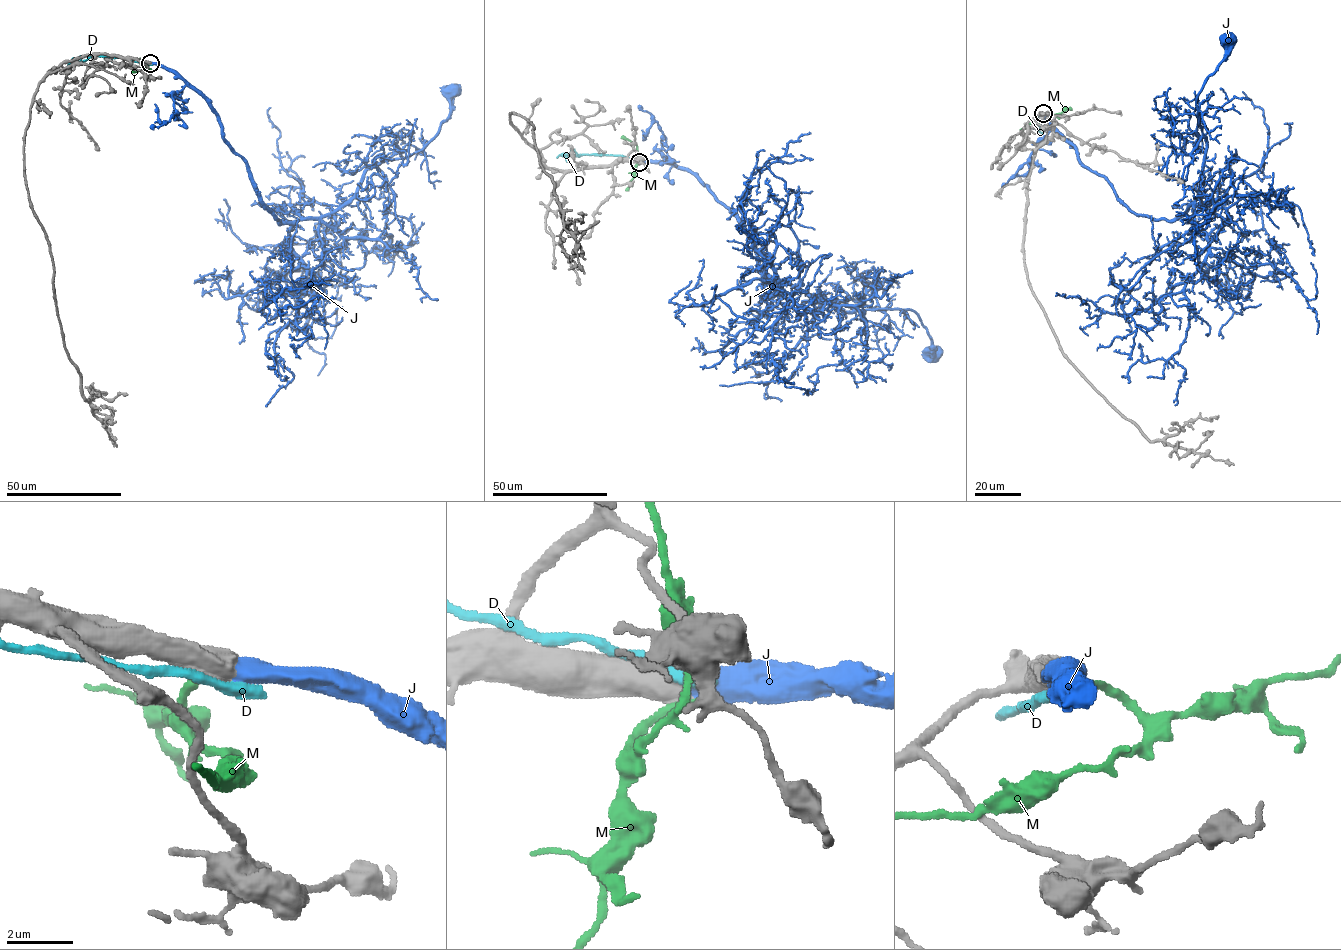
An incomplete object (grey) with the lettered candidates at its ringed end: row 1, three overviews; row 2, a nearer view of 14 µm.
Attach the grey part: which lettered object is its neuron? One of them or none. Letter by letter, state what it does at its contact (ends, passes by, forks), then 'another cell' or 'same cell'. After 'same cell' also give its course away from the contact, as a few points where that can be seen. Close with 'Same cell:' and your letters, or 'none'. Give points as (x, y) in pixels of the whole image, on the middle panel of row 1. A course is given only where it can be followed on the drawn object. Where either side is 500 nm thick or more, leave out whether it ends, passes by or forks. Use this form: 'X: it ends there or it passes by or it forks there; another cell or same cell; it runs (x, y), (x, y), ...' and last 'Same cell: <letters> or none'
D: another cell
J: same cell; it runs (639, 162), (685, 167), (706, 184), (738, 219), (770, 276), (841, 311), (913, 310), (931, 351)
M: another cell
Same cell: J

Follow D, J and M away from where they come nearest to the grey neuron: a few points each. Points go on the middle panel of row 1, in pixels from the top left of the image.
D: (638, 160), (613, 155), (560, 154), (556, 157)
J: (639, 162), (685, 167), (706, 184), (738, 219), (770, 276), (841, 311), (913, 310), (931, 351)
M: (639, 163), (635, 165), (639, 161), (637, 146), (621, 136)

